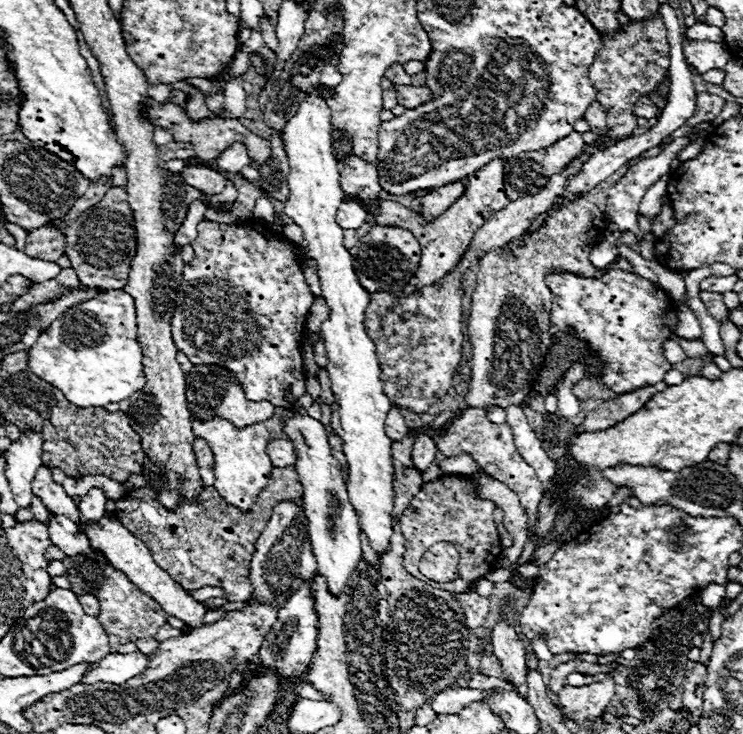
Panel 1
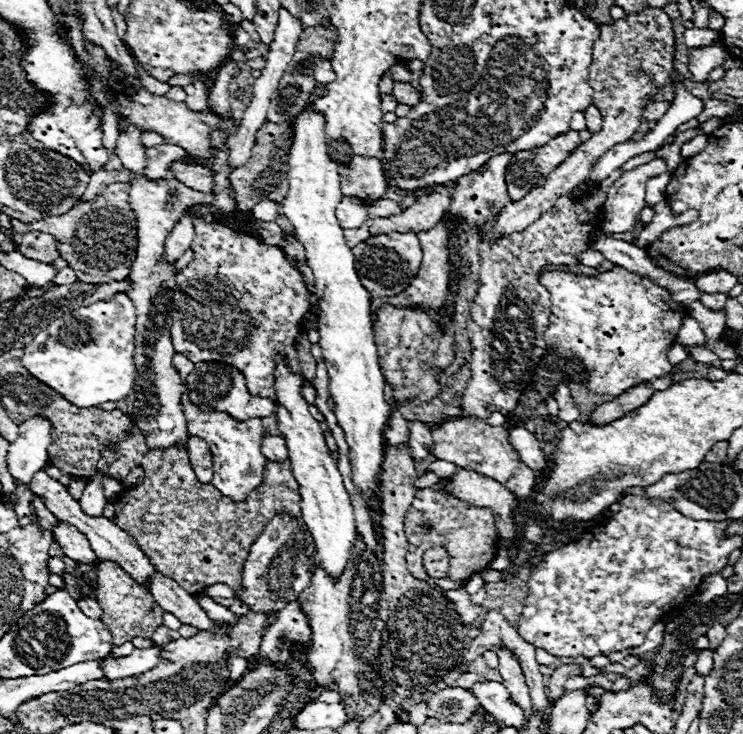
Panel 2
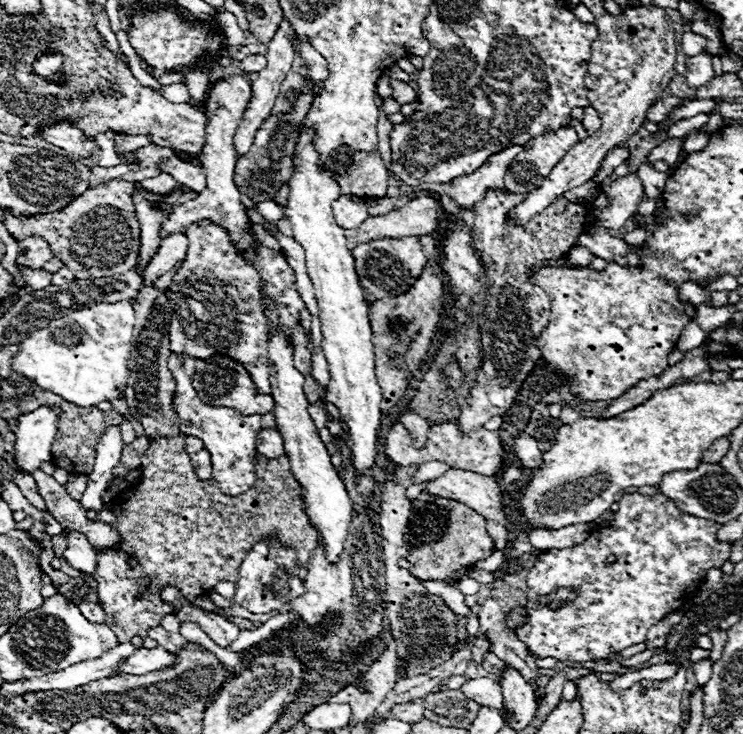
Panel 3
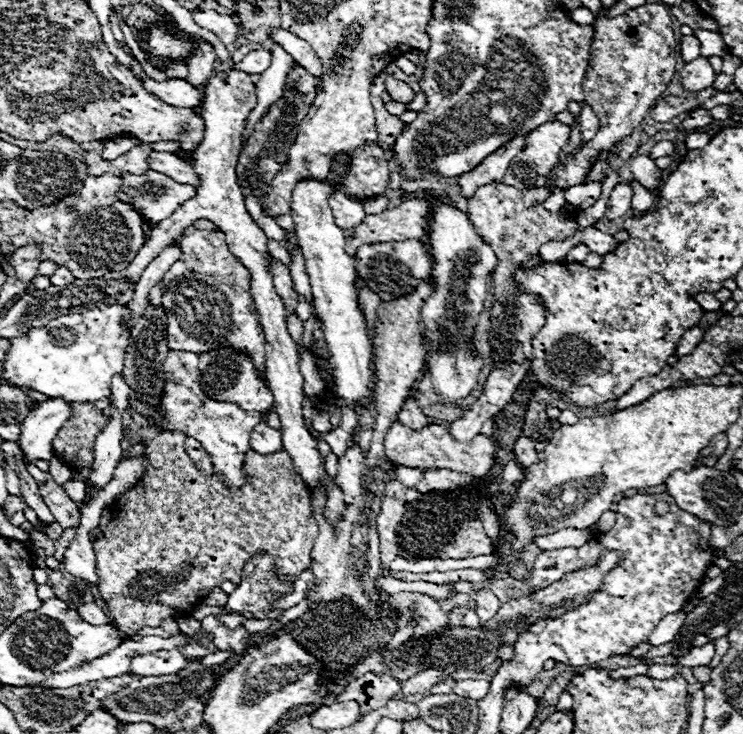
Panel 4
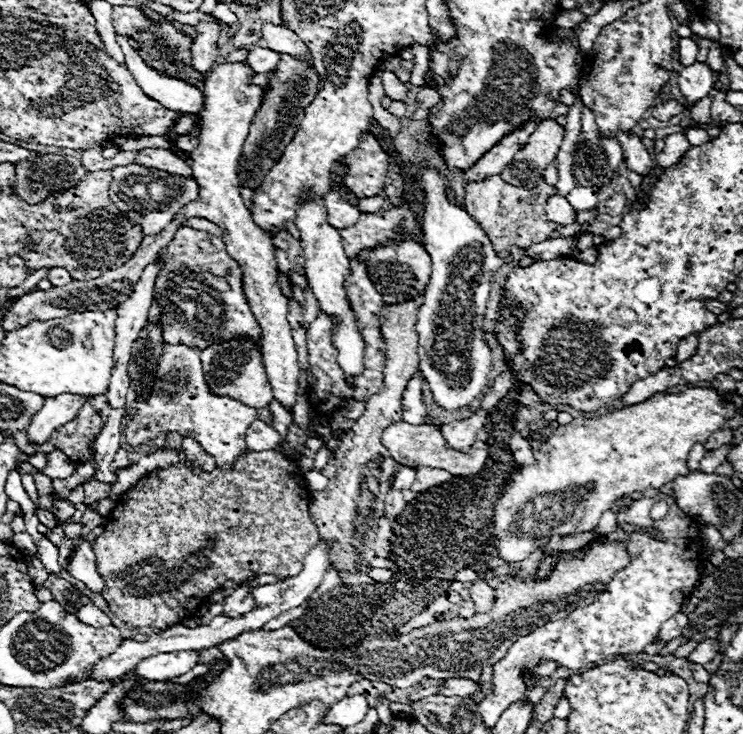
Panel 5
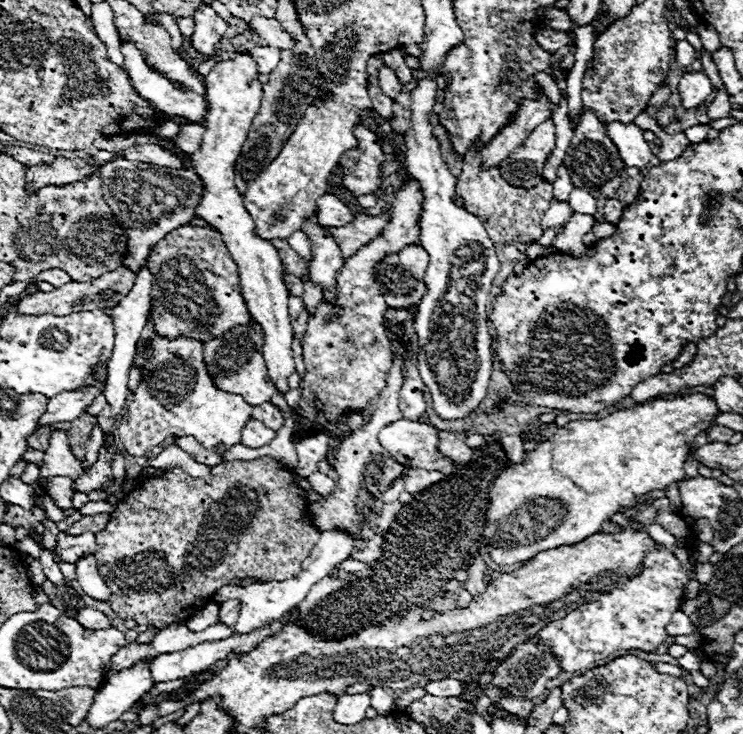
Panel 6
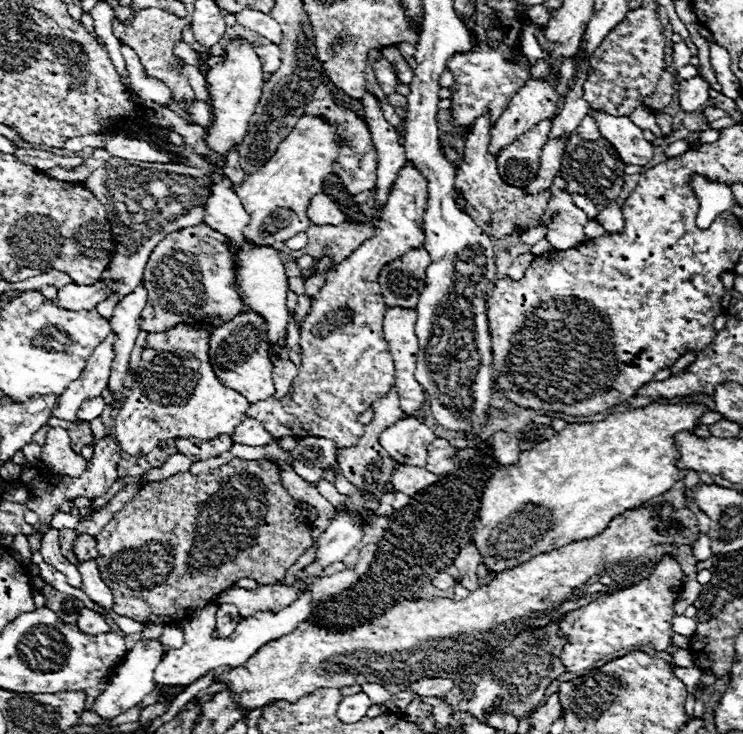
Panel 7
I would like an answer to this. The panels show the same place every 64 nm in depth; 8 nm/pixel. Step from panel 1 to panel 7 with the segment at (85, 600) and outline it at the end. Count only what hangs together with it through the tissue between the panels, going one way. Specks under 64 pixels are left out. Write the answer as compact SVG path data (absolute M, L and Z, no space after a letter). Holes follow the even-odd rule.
M84 608L80 612L80 618L78 618L78 628L88 634L88 636L98 636L98 634L106 634L110 632L110 626L106 624L106 620L102 618L102 614L94 612L94 610L88 610Z

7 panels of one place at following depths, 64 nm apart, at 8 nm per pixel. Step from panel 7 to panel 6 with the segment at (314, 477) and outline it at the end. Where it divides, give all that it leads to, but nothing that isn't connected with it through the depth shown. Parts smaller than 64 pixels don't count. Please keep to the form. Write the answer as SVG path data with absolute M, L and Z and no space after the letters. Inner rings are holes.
M326 434L306 436L306 438L298 440L294 448L296 448L296 456L298 456L298 464L294 468L296 474L310 476L310 474L318 472L318 462L328 458L330 438L326 438Z

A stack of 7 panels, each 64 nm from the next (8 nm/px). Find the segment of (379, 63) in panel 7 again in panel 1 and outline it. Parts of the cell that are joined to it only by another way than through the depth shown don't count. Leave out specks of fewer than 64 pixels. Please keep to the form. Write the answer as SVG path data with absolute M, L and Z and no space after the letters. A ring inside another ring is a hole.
M394 86L394 90L396 90L398 104L406 108L414 108L430 100L430 90L426 90L424 86L418 86L418 88L416 86Z

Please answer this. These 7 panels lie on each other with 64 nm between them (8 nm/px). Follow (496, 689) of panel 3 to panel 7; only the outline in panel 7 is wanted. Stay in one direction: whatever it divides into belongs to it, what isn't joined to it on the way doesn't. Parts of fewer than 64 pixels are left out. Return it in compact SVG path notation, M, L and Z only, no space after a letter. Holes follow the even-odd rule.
M422 678L422 680L418 680L418 682L412 682L406 690L410 690L410 692L414 692L414 694L418 694L418 696L438 696L438 694L442 694L442 692L448 692L448 690L452 690L454 688L454 684L452 684L452 680L448 680L448 678Z

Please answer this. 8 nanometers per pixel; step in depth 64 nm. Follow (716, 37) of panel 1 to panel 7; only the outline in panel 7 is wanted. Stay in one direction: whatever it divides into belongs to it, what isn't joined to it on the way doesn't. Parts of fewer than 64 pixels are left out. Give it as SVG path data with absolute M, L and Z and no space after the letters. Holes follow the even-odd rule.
M678 42L678 44L674 44L672 46L672 50L674 50L674 68L678 70L678 68L682 68L682 66L686 66L686 64L690 64L690 58L692 58L692 54L690 54L690 50L688 50L688 46L684 44L684 42Z

